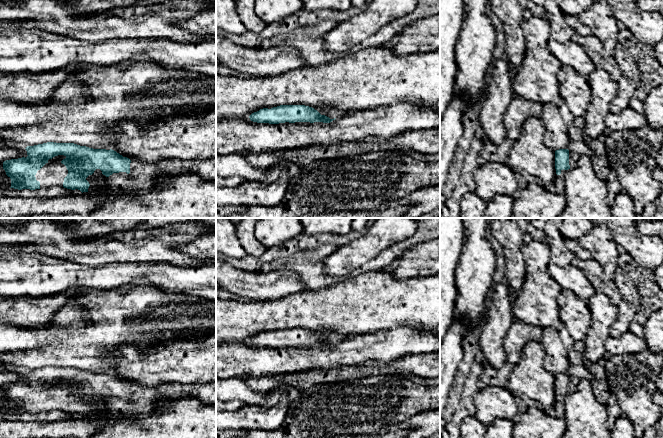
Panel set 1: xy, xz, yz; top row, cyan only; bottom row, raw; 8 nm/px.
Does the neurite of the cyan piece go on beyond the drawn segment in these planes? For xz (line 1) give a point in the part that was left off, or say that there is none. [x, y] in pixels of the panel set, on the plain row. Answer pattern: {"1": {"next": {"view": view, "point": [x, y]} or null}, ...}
{"1": {"next": null}}

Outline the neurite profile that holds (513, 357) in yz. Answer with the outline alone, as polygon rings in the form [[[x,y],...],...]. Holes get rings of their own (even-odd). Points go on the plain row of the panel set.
[[[514,319],[504,343],[506,362],[515,366],[520,361],[525,345],[531,340],[540,341],[541,338],[540,327]]]

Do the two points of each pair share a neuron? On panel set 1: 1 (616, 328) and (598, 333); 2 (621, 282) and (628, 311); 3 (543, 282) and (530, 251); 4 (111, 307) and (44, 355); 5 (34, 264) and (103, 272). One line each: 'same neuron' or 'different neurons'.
1: different neurons
2: same neuron
3: same neuron
4: same neuron
5: same neuron

